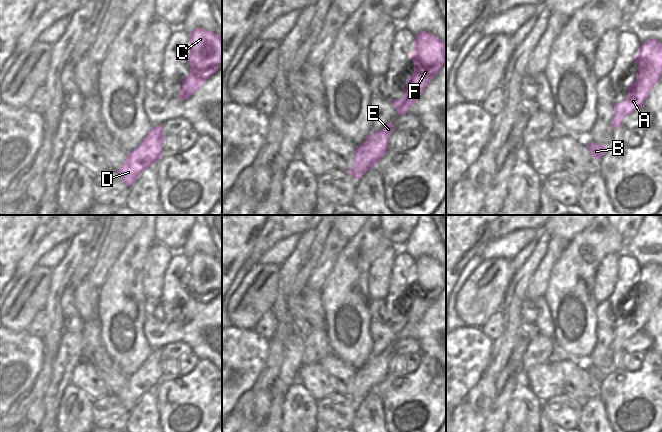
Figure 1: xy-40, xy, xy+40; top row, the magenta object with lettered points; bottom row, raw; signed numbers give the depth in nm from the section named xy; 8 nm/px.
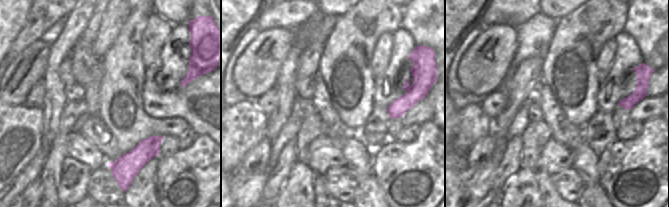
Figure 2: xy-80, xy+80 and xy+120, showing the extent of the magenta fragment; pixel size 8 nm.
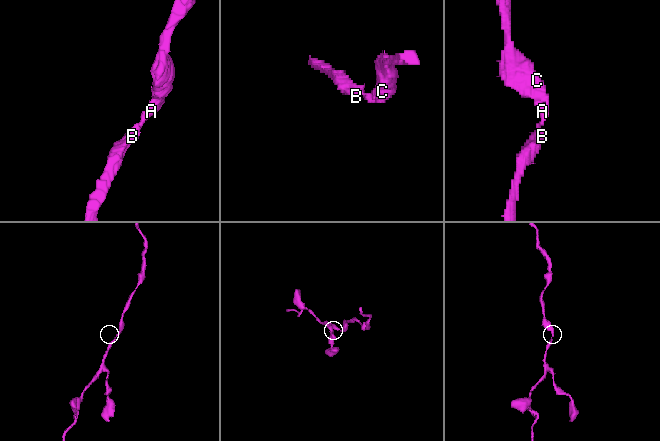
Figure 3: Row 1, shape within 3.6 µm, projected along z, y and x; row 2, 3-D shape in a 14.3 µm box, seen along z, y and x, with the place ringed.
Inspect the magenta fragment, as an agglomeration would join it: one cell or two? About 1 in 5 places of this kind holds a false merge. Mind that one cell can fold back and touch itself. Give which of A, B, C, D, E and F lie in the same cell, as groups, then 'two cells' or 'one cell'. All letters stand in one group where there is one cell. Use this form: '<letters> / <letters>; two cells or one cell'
A B C D E F; one cell

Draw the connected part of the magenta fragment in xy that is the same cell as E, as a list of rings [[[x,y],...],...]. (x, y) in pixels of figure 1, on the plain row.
[[[389,346],[379,355],[370,357],[364,366],[356,371],[352,392],[345,396],[359,403],[371,391],[374,391],[388,375],[388,364],[393,354],[394,348]]]

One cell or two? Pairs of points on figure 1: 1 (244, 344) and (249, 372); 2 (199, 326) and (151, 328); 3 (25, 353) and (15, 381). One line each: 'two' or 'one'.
1: one
2: one
3: one

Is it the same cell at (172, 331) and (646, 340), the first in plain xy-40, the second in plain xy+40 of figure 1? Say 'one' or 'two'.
two

